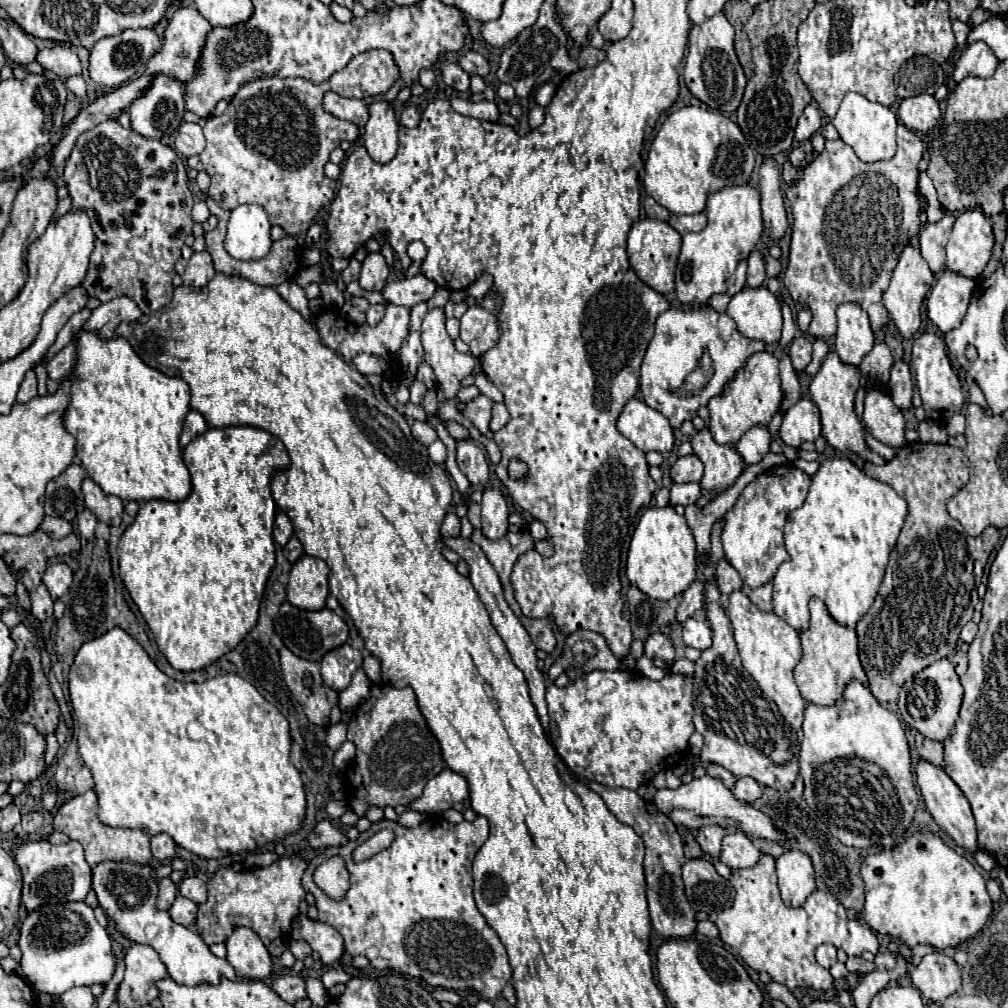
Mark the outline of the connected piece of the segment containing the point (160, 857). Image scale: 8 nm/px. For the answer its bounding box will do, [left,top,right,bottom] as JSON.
[151,833,175,863]

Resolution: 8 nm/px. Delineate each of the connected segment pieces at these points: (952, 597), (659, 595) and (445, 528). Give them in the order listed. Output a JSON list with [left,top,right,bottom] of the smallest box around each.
[[857,443,999,703],[627,507,697,599],[441,511,461,537]]

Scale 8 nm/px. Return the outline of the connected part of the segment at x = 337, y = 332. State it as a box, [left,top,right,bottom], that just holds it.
[315,305,409,375]

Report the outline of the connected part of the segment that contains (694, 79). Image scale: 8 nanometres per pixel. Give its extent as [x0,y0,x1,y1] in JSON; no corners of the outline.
[683,13,747,113]

